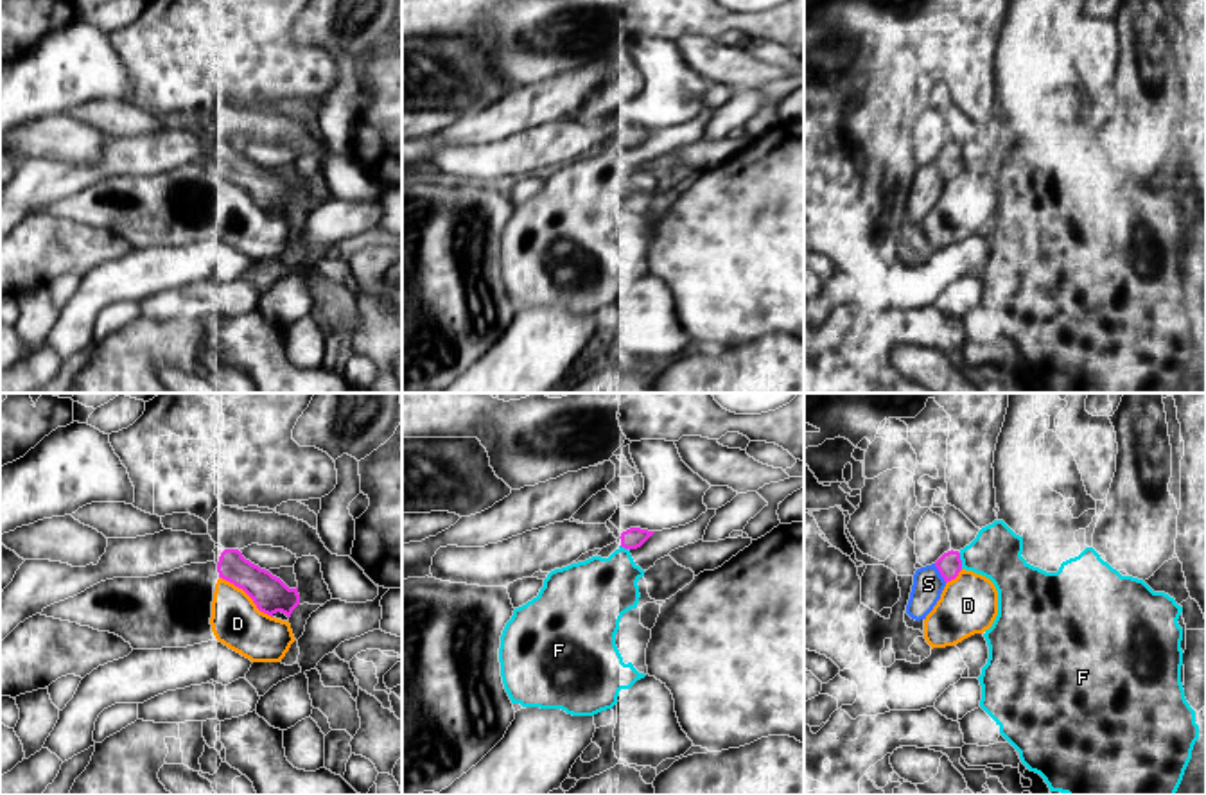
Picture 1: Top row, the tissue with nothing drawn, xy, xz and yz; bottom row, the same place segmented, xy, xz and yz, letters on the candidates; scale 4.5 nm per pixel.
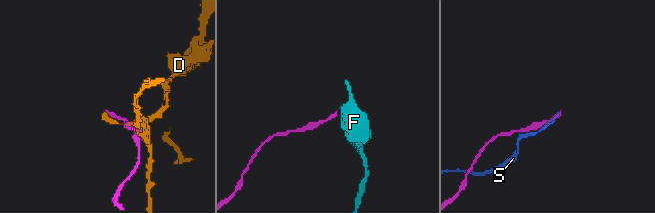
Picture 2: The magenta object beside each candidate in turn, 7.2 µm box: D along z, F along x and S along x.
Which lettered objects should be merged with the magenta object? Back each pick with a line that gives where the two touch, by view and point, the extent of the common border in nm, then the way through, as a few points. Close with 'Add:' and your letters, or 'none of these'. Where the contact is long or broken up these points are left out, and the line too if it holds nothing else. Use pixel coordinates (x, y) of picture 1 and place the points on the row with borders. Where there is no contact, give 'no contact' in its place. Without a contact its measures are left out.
S: yz (939, 571) | 110 nm
Add: S

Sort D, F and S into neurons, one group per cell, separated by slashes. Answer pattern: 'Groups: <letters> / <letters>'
Groups: D / F / S

